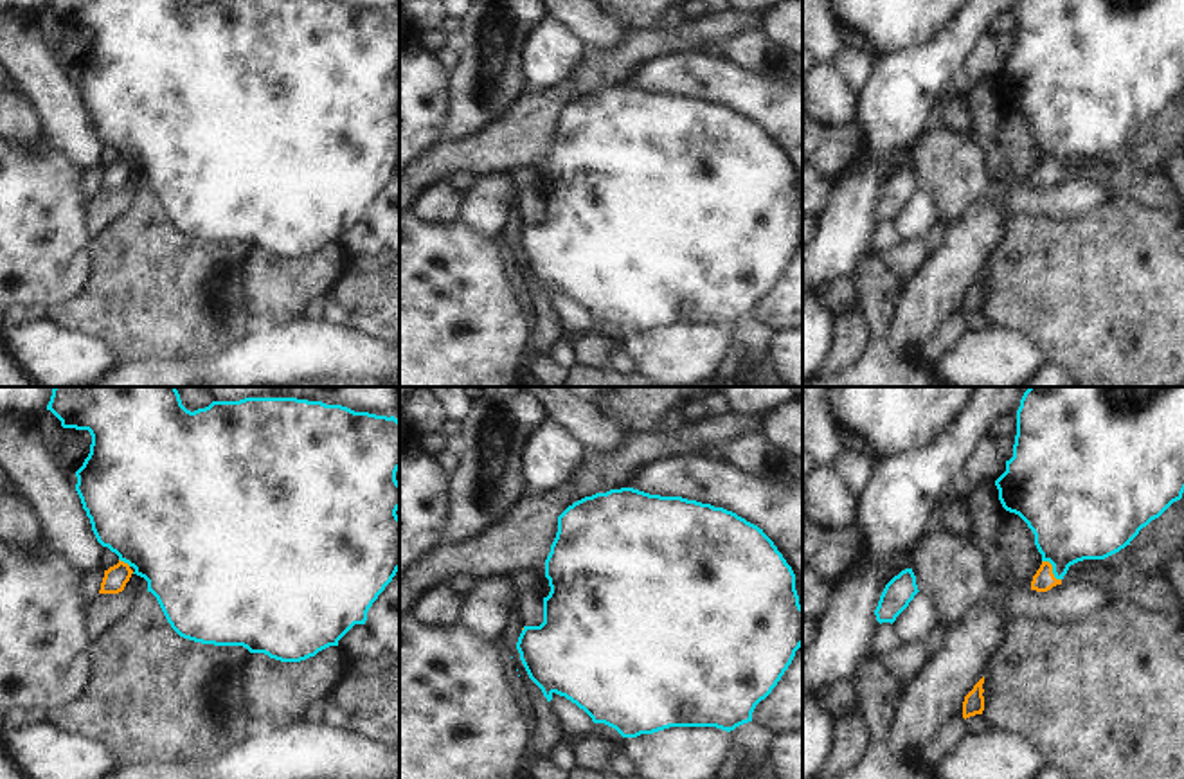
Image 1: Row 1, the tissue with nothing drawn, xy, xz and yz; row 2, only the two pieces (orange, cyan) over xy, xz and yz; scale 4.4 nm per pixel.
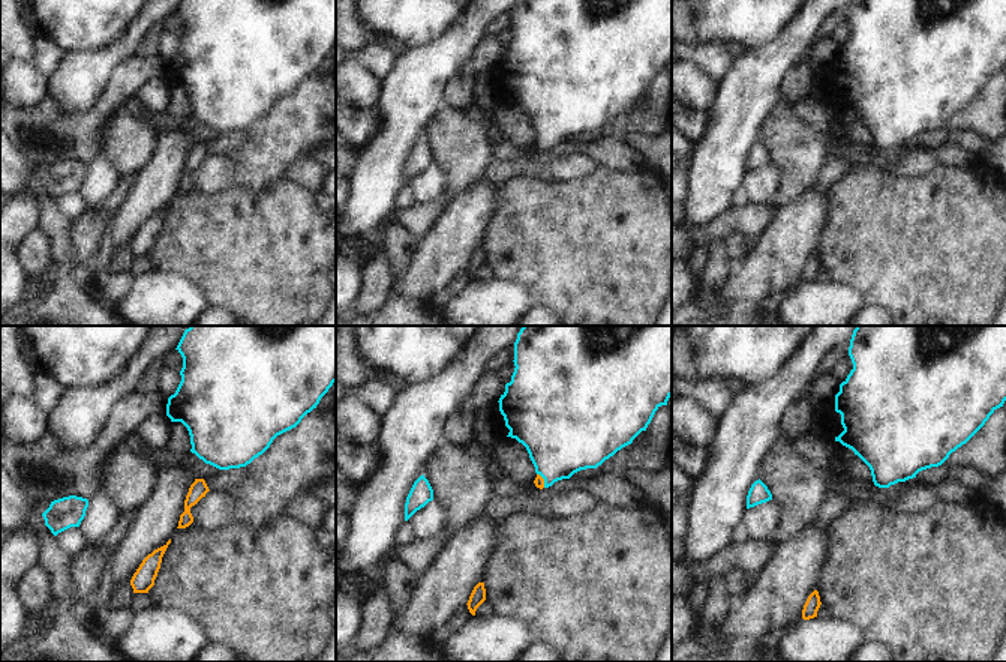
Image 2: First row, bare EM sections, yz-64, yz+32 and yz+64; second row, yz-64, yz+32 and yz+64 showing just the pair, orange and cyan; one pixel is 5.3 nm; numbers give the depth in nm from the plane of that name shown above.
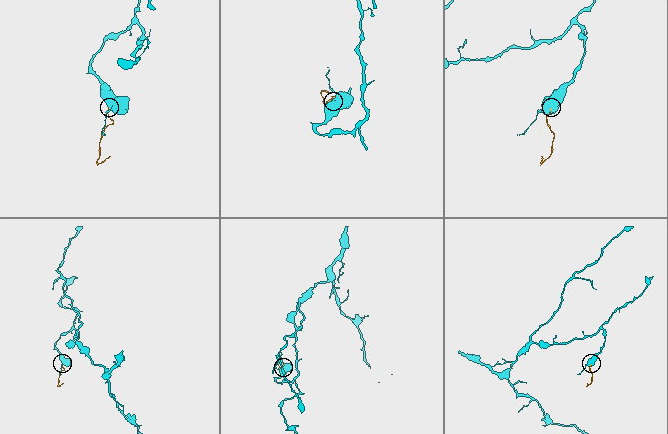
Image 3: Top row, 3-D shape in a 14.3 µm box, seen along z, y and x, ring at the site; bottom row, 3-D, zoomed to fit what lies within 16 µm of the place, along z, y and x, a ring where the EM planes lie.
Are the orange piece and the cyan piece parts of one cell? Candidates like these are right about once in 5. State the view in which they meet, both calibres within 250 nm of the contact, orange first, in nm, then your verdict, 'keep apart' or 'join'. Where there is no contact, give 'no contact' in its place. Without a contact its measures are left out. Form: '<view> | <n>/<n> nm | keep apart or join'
yz | 100/380 nm | join

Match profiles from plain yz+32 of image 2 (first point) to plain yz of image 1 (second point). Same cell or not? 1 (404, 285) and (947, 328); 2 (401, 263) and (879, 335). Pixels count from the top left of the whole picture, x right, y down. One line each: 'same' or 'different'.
1: different
2: same

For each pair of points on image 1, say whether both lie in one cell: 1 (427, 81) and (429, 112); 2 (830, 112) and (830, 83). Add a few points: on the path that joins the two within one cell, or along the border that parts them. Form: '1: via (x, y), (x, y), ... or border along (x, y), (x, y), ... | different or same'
1: via (427, 89), (434, 99), (432, 105) | same
2: via (830, 105), (830, 90) | same

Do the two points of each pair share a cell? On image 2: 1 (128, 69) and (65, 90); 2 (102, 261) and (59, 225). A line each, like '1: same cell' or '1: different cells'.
1: different cells
2: different cells

